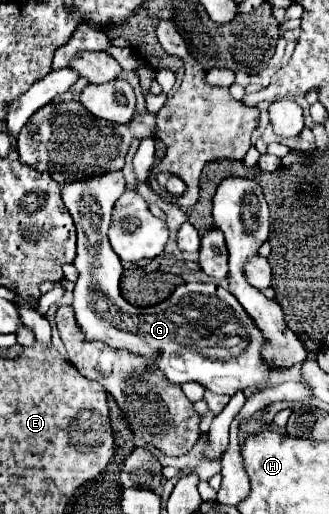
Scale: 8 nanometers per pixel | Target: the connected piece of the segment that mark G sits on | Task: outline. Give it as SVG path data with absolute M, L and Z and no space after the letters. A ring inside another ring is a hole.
M121 170L107 172L105 176L97 176L93 180L81 180L79 184L67 184L61 188L61 198L75 220L77 228L77 256L73 266L79 272L73 290L73 310L77 318L77 326L87 340L99 340L113 350L127 350L139 358L143 358L149 366L157 366L165 372L171 384L183 382L197 382L213 394L227 394L233 396L235 392L243 392L245 388L257 388L263 380L269 380L273 372L279 368L271 366L263 360L261 350L265 346L263 334L253 322L253 318L243 310L237 298L223 286L215 282L189 282L181 284L167 300L159 302L157 306L133 306L129 304L119 290L119 274L123 274L121 258L113 252L107 228L111 224L111 210L117 198L125 192L125 178Z

